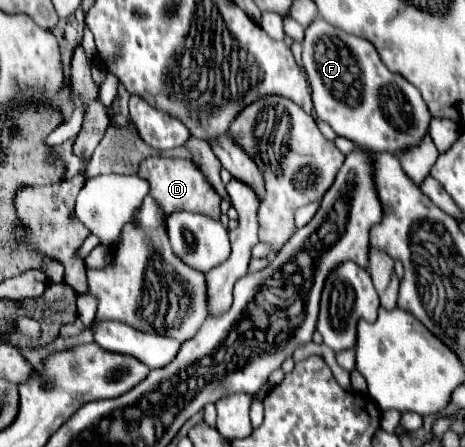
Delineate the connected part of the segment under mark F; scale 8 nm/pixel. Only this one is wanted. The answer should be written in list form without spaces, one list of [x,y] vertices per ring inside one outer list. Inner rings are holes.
[[[318,16],[306,28],[302,62],[310,80],[316,116],[328,122],[338,136],[352,140],[360,148],[398,154],[420,142],[428,130],[430,112],[420,92],[402,74],[396,74],[384,66],[372,42],[346,34]],[[356,68],[360,70],[360,100],[350,106],[344,98],[356,90]],[[392,122],[402,122],[402,130]]]

